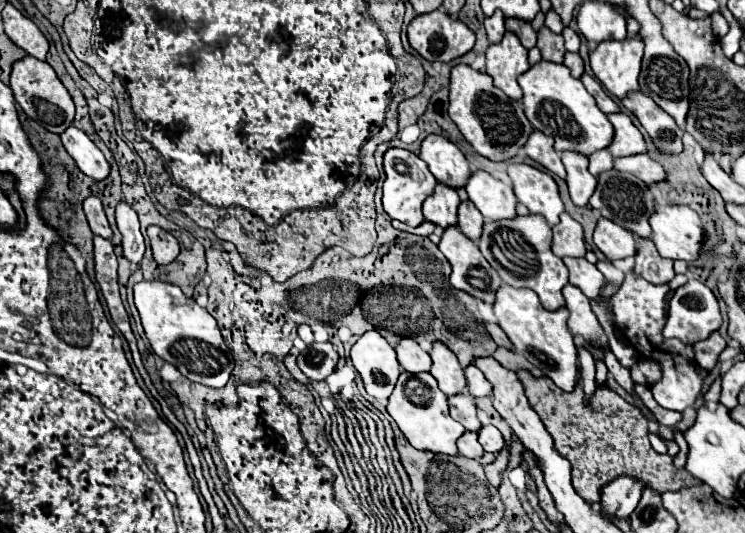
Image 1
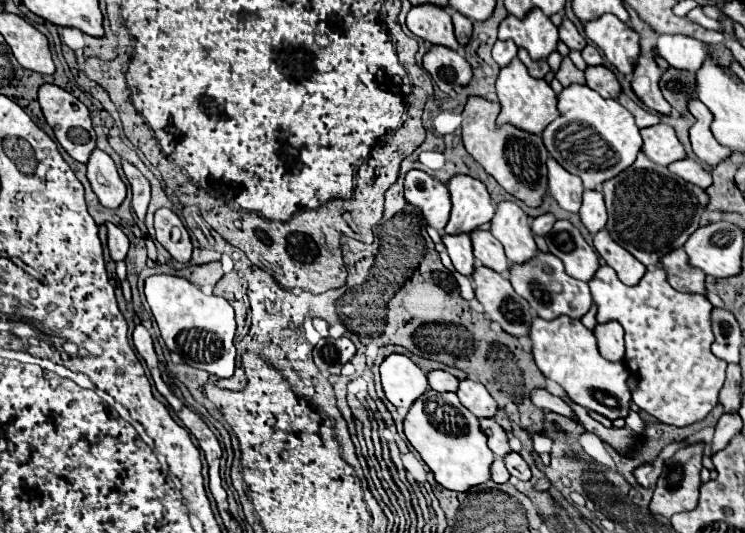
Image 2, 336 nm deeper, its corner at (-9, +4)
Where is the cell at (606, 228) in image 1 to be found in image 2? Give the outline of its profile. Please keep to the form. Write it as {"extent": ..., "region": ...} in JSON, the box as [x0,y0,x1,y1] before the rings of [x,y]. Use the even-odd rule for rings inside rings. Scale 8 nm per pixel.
{"extent":[593,230,647,286],"region":[[[601,230],[593,236],[593,246],[601,254],[601,258],[617,272],[621,282],[633,286],[643,278],[647,268],[637,262],[637,258],[629,254],[623,246],[617,246],[617,242],[609,236],[607,230]]]}

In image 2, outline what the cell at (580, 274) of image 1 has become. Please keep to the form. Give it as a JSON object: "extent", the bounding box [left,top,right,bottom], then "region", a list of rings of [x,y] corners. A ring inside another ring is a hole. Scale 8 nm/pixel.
{"extent":[589,266,727,426],"region":[[[601,266],[589,280],[593,302],[597,304],[597,322],[617,320],[625,328],[625,348],[627,348],[627,368],[639,378],[639,386],[633,390],[633,402],[655,416],[659,422],[673,426],[687,426],[703,420],[717,404],[719,390],[725,380],[727,362],[717,358],[709,346],[713,342],[709,310],[713,308],[703,294],[685,294],[669,286],[665,272],[661,268],[647,270],[645,276],[635,286],[623,284],[609,266]]]}

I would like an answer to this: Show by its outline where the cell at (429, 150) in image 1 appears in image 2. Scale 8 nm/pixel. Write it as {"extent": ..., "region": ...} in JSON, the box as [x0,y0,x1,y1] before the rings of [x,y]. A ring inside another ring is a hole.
{"extent":[445,174,495,232],"region":[[[467,174],[451,176],[447,184],[451,192],[451,218],[445,226],[445,232],[473,232],[477,226],[489,222],[495,214],[495,206],[487,192],[487,186],[481,180],[475,180]]]}

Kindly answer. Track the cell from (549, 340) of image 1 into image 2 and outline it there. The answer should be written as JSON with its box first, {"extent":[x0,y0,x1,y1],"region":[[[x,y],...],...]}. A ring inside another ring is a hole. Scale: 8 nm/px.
{"extent":[529,316,631,420],"region":[[[559,316],[555,320],[543,320],[543,318],[533,318],[531,328],[529,328],[529,338],[533,342],[533,358],[539,370],[545,374],[545,378],[555,380],[561,384],[567,392],[567,396],[593,412],[603,414],[609,420],[615,418],[625,418],[629,410],[629,400],[631,392],[627,388],[627,378],[629,378],[629,368],[625,364],[611,364],[607,362],[595,344],[593,332],[587,330],[579,320],[569,318],[569,316]],[[607,396],[617,400],[617,406],[607,404]]]}

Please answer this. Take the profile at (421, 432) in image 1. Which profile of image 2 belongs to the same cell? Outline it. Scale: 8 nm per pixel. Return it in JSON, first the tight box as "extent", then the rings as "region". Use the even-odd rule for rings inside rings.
{"extent":[403,388,495,492],"region":[[[429,388],[417,402],[413,402],[403,424],[407,440],[421,454],[441,486],[455,492],[467,492],[489,480],[489,466],[495,456],[487,446],[477,416],[459,402],[455,392],[435,392]]]}

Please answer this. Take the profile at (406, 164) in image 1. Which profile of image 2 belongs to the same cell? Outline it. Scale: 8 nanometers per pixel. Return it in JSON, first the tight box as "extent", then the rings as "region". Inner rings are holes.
{"extent":[405,170,449,232],"region":[[[423,170],[405,174],[405,202],[419,210],[425,224],[441,232],[449,220],[449,190]]]}

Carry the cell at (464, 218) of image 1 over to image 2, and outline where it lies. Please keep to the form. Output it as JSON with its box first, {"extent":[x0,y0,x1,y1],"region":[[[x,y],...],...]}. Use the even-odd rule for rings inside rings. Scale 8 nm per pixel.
{"extent":[471,230,509,272],"region":[[[473,230],[471,232],[471,244],[473,244],[475,258],[483,266],[489,266],[491,270],[497,270],[497,272],[507,272],[509,270],[509,258],[505,258],[503,246],[493,238],[491,232]]]}

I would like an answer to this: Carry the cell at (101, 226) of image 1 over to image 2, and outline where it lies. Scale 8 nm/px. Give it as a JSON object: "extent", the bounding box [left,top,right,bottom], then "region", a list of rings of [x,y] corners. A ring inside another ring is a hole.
{"extent":[107,222,129,262],"region":[[[107,222],[107,246],[109,246],[109,254],[111,258],[117,262],[117,260],[123,260],[125,254],[127,254],[127,248],[129,248],[129,240],[127,236],[123,234],[121,228],[117,228],[115,224]]]}

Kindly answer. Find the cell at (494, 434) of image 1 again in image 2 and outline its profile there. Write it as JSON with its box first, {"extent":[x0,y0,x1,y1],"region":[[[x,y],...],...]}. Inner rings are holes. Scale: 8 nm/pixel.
{"extent":[505,452,531,480],"region":[[[509,452],[505,456],[505,464],[507,464],[507,470],[509,470],[511,476],[515,476],[519,480],[529,480],[531,478],[531,470],[529,470],[527,462],[517,452]]]}

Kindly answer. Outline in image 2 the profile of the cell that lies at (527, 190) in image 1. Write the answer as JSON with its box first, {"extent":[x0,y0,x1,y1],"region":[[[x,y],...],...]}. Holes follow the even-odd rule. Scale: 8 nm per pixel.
{"extent":[531,214,557,236],"region":[[[541,214],[541,216],[537,216],[537,218],[533,220],[533,224],[531,224],[533,234],[541,234],[541,236],[545,236],[545,234],[553,228],[555,220],[557,220],[557,218],[555,218],[553,214]]]}

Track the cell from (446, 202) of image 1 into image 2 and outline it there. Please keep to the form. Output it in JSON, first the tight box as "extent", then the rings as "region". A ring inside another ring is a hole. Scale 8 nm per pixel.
{"extent":[443,232,475,276],"region":[[[461,232],[461,234],[443,234],[443,244],[445,244],[457,272],[469,276],[475,268],[475,256],[473,256],[469,234],[465,234],[465,232]]]}

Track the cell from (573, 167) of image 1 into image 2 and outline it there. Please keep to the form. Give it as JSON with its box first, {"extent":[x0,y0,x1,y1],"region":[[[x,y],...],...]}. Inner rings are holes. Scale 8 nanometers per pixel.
{"extent":[579,190,607,234],"region":[[[585,190],[583,192],[583,206],[579,210],[581,222],[587,226],[591,234],[597,234],[607,224],[607,210],[605,200],[599,190]]]}

